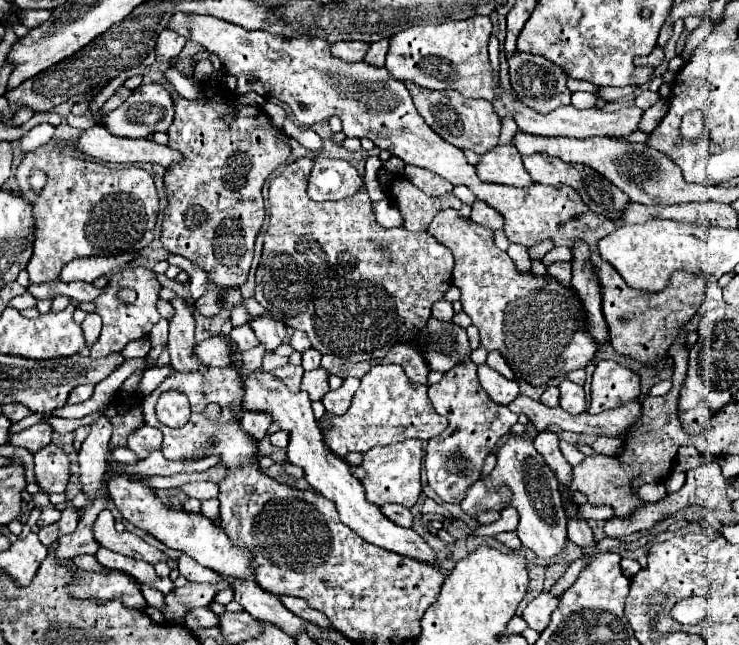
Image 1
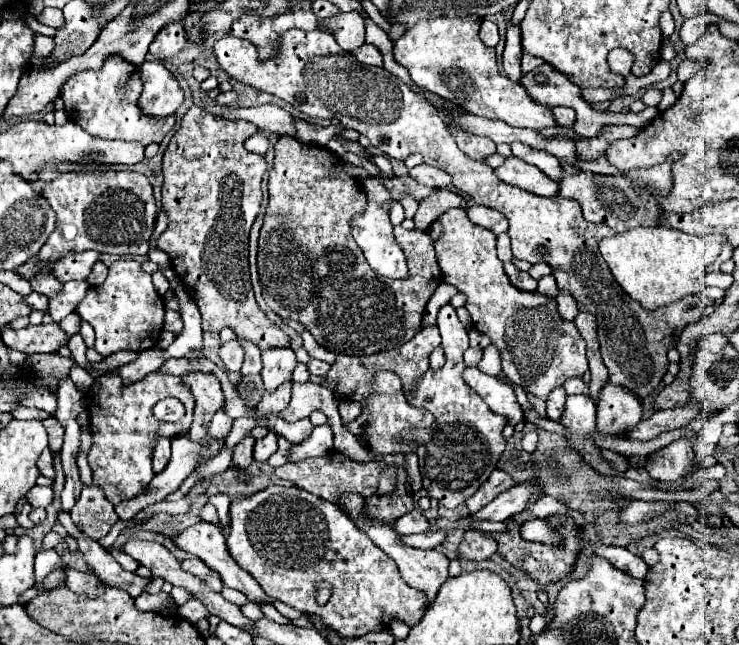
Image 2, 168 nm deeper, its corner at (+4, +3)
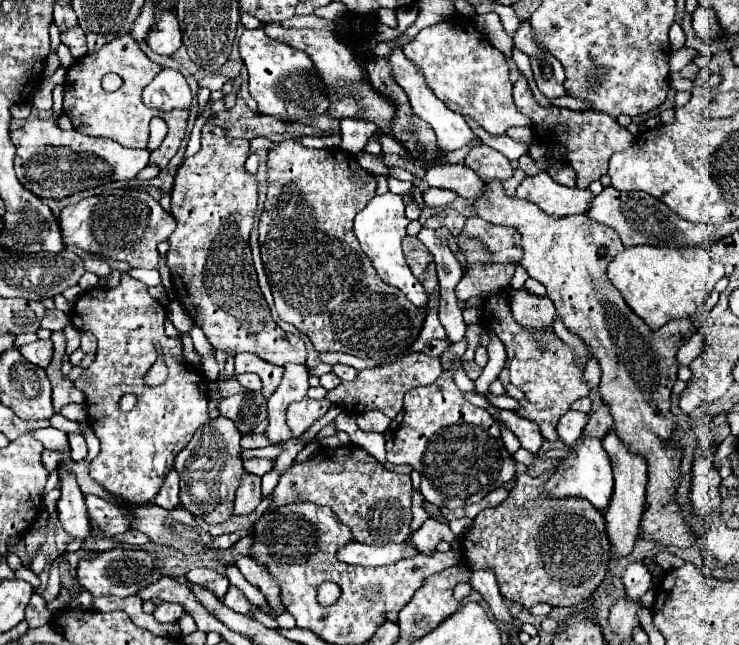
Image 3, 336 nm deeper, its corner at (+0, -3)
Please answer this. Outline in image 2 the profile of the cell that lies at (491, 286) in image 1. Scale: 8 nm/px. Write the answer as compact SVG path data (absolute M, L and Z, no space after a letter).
M449 209L439 217L439 223L443 225L443 235L437 239L437 259L443 271L443 281L457 287L459 293L467 297L465 309L471 313L475 329L491 337L491 343L499 349L503 355L503 373L513 385L521 385L525 391L545 399L551 389L563 385L567 377L579 377L583 375L587 367L587 355L585 355L585 341L581 339L579 331L571 321L565 321L557 309L557 303L553 297L547 297L539 291L523 291L517 289L509 277L505 275L501 261L495 251L495 235L489 229L477 227L469 221L465 209Z

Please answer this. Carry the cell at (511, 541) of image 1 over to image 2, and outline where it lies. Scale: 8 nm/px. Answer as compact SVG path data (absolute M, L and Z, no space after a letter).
M471 529L463 535L463 541L459 545L459 555L465 559L487 559L497 551L497 541L493 537L489 537L483 531Z

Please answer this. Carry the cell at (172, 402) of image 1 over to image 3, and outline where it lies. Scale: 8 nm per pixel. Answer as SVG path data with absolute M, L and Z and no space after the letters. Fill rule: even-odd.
M123 273L119 287L89 289L73 307L73 325L79 331L93 333L99 341L95 363L91 363L73 383L85 395L89 425L101 441L101 451L91 461L89 471L109 493L133 503L151 501L157 495L157 489L161 489L167 473L173 469L177 453L185 449L193 433L209 421L209 379L183 361L181 337L165 335L165 319L167 309L149 295L145 283L127 273ZM155 343L163 349L169 375L167 383L149 387L143 377L157 359ZM127 393L137 397L137 405L133 411L123 413L119 409L119 399Z

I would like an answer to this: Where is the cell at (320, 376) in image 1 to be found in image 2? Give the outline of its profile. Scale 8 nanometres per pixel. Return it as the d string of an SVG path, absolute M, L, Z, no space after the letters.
M311 381L293 383L291 403L287 405L287 409L281 411L281 417L289 419L289 421L297 421L297 419L309 417L309 413L313 409L323 411L329 417L333 429L341 429L343 427L339 411L337 411L337 405L335 405L333 391L329 391L325 385L311 383Z

